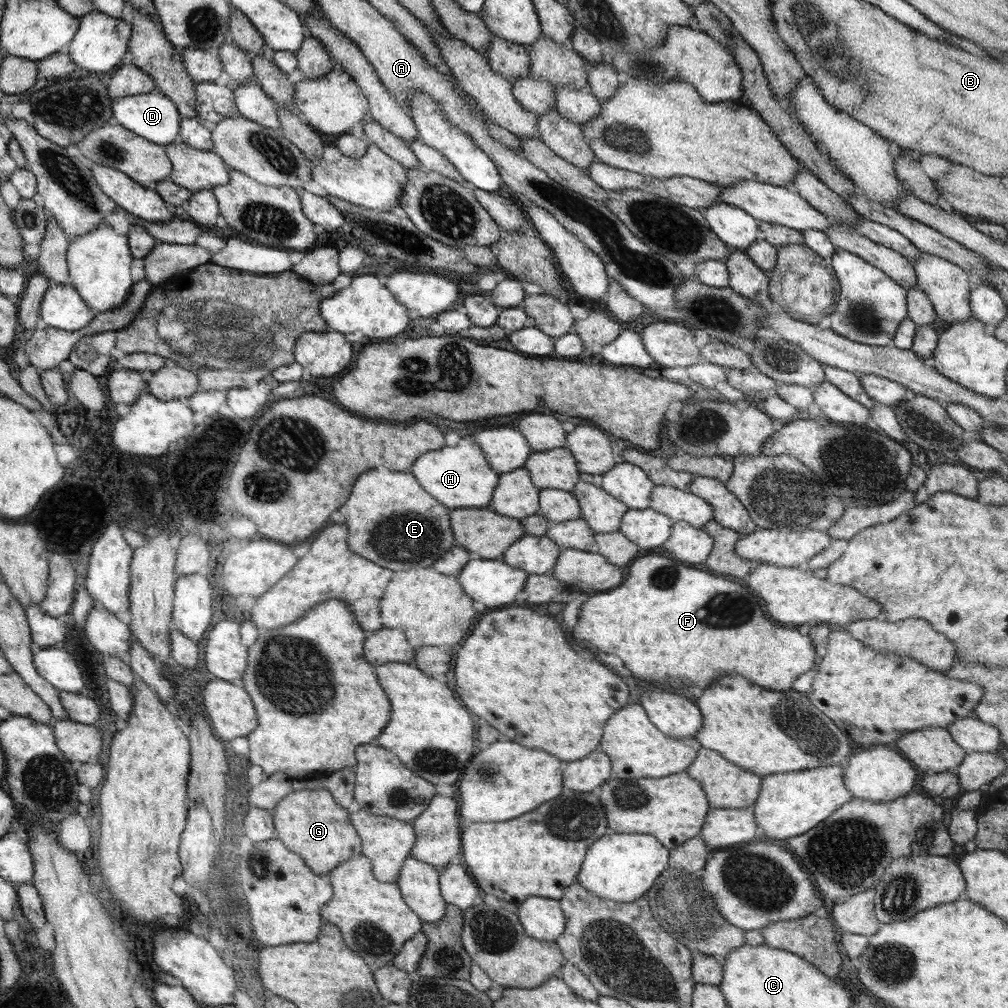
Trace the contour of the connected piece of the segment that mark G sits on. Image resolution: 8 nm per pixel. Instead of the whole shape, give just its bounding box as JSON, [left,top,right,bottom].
[272,789,363,875]

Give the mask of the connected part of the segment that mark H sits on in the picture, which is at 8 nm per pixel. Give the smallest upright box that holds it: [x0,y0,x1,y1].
[412,436,500,510]

